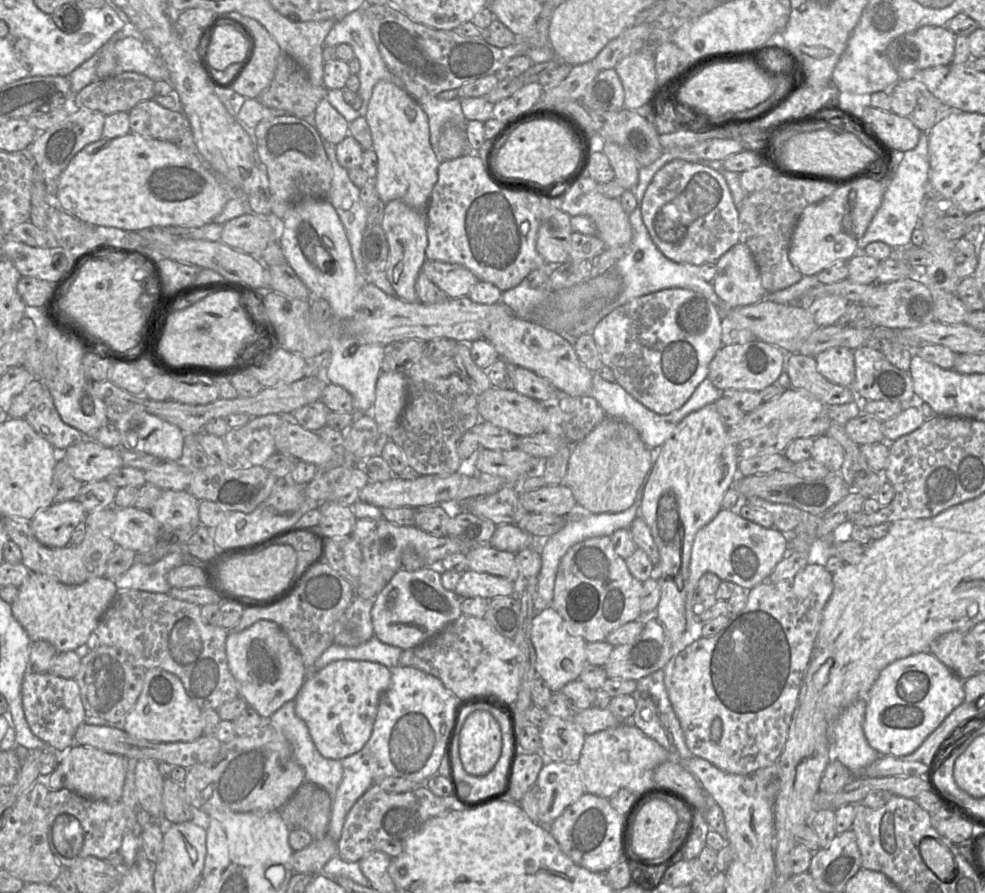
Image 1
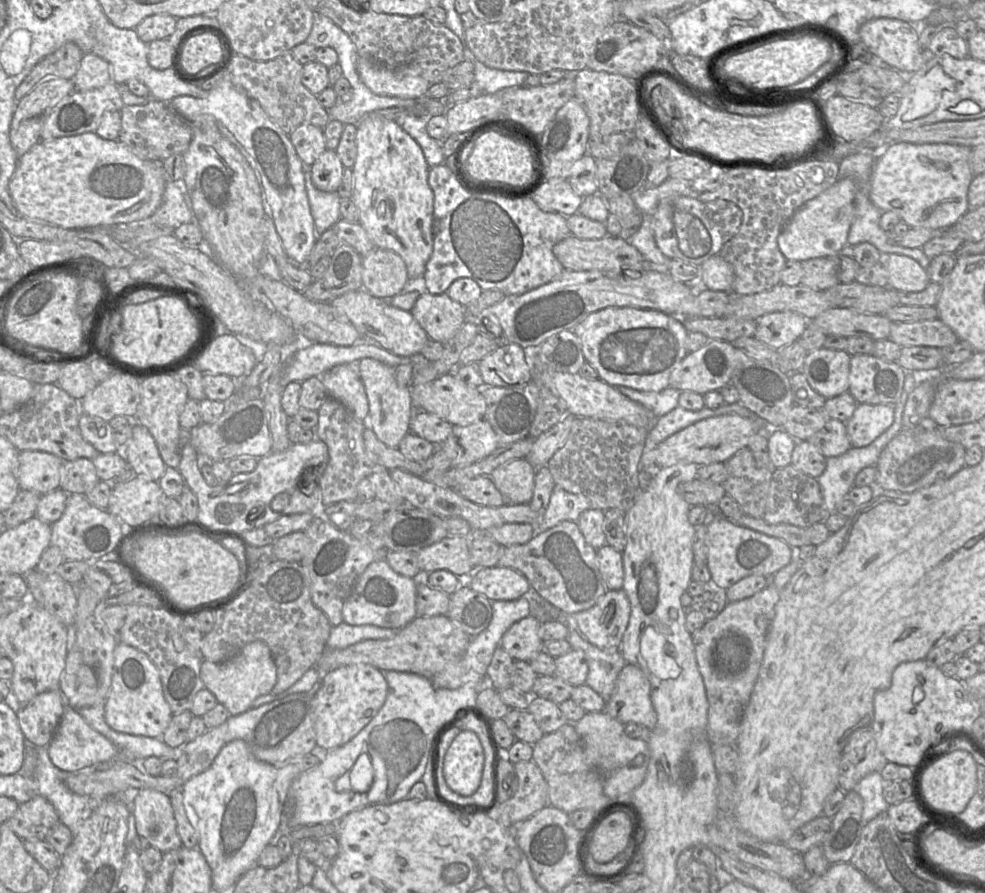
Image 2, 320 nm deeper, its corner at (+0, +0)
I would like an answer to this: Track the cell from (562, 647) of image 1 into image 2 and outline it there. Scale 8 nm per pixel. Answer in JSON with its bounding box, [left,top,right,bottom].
[500,615,544,662]

